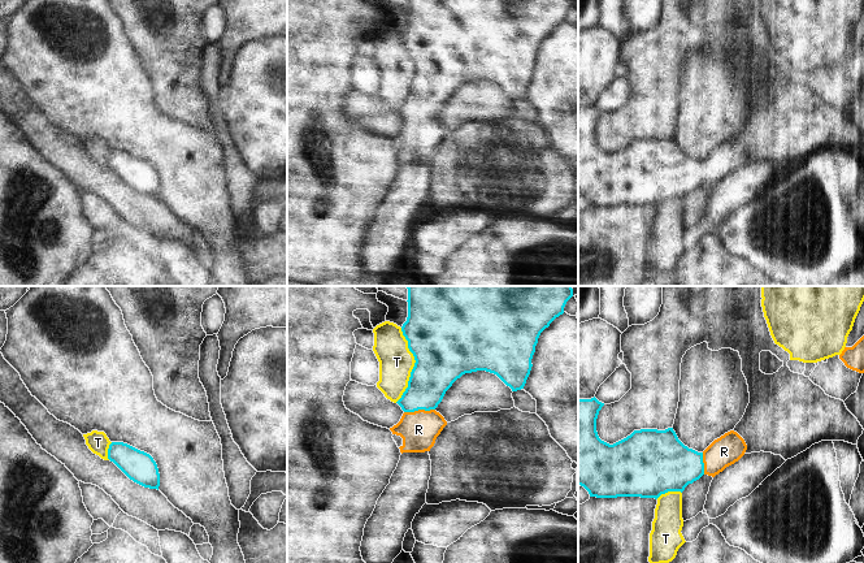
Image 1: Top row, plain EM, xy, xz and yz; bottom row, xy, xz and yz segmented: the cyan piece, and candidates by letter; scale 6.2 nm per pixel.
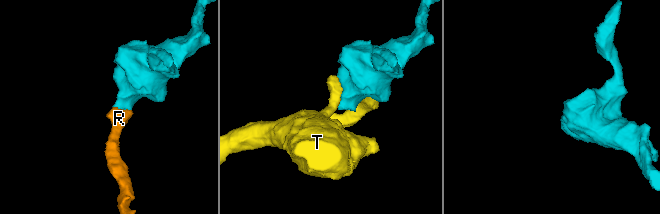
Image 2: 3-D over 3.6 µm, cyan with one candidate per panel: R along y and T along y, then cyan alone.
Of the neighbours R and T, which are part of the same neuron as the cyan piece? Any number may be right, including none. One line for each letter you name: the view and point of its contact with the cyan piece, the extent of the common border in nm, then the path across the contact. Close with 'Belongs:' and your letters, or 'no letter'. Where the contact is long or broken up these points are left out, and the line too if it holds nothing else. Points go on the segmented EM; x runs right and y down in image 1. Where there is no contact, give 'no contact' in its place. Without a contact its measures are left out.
R: xz (419, 408) | 190 nm | across xz (434, 372), (419, 401), (419, 408), (419, 429)
Belongs: R

